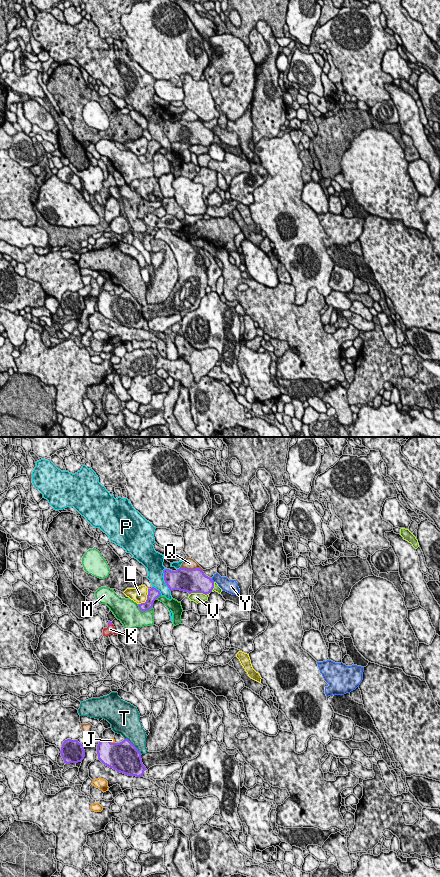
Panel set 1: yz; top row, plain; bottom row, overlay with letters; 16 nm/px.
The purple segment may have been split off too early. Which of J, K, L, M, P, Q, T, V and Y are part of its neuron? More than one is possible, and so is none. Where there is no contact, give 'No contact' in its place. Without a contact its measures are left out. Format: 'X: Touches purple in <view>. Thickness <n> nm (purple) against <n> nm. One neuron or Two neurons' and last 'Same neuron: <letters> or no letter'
J: Touches purple in yz. Thickness 420 nm (purple) against 70 nm. Two neurons
K: Touches purple in yz. Thickness 60 nm (purple) against 140 nm. One neuron
L: Touches purple in yz. Thickness 180 nm (purple) against 260 nm. Two neurons
M: Touches purple in yz. Thickness 140 nm (purple) against 360 nm. Two neurons
P: Touches purple in yz. Thickness 320 nm (purple) against 260 nm. Two neurons
Q: Touches purple in yz. Thickness 380 nm (purple) against 170 nm. Two neurons
T: Touches purple in yz. Thickness 500 nm (purple) against 320 nm. Two neurons
V: Touches purple in yz. Thickness 380 nm (purple) against 160 nm. Two neurons
Y: Touches purple in yz. Thickness 360 nm (purple) against 200 nm. Two neurons
Same neuron: K

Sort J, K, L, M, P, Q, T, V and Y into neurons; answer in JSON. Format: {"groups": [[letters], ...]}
{"groups": [["J", "V"], ["K"], ["L"], ["M"], ["P"], ["Q"], ["T"], ["Y"]]}

